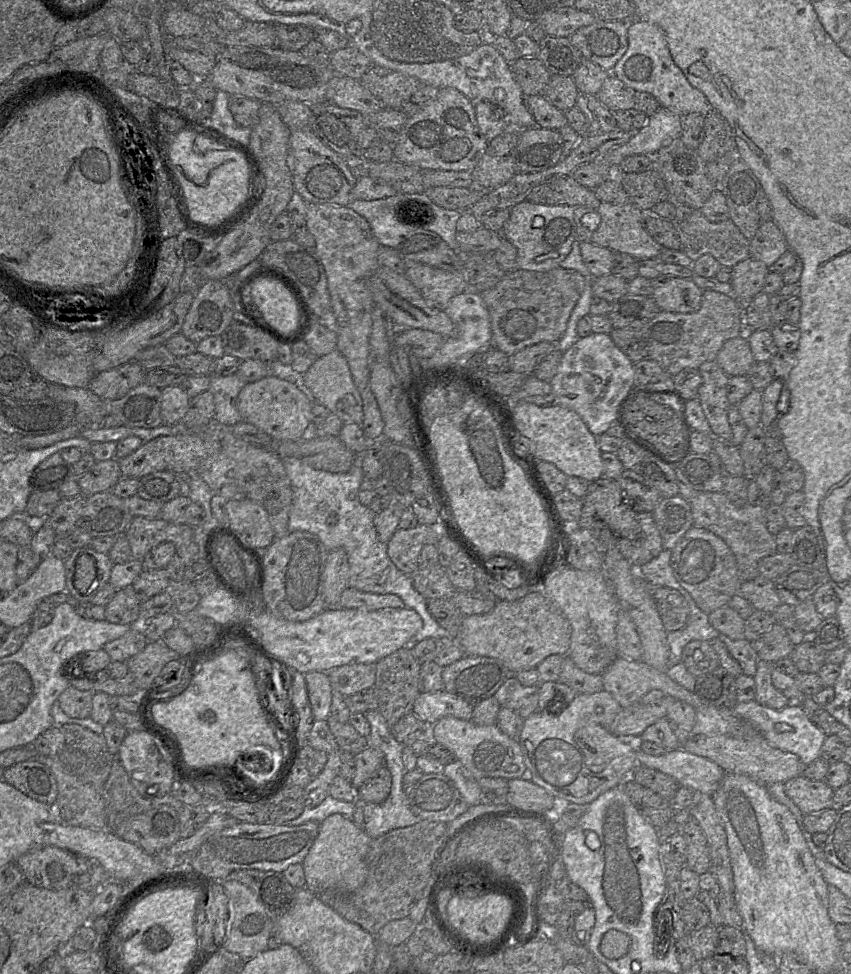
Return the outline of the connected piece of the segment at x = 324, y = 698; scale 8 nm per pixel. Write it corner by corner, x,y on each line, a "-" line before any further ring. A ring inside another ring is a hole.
309,671
304,674
304,679
314,720
327,720
333,693
328,673

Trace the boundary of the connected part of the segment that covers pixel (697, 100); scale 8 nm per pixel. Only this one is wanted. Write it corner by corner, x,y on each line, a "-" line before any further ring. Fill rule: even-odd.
628,21
628,48
611,73
636,92
652,94
661,107
681,116
690,113
705,114
712,109
705,95
690,84
673,61
662,29
648,21

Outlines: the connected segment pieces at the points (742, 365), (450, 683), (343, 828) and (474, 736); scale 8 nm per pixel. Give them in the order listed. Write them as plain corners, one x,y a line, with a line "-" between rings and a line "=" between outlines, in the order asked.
729,339
720,349
716,361
729,377
747,376
755,359
747,339
=
464,655
443,668
443,689
471,705
495,695
511,677
507,667
495,658
=
339,813
325,818
318,835
302,862
306,888
333,908
336,894
350,894
361,888
368,877
368,852
371,839
363,829
=
445,716
430,727
430,739
447,747
475,779
502,778
507,781
527,776
523,753
517,740
504,734
498,726
481,726
472,720

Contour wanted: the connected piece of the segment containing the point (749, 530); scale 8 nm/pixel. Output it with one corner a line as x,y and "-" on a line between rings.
723,491
698,492
690,499
690,504
694,525
721,538
733,552
742,582
760,575
760,562
777,553
775,535
767,527
767,508
751,504
736,506

